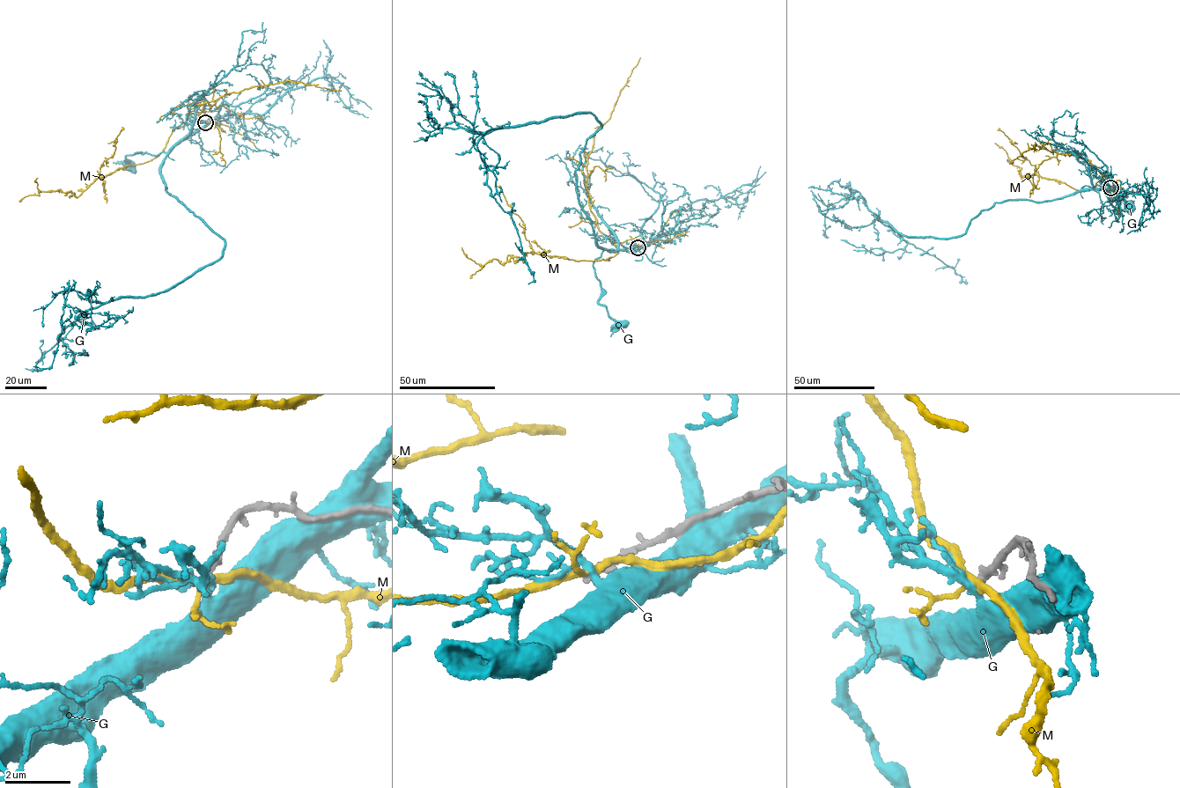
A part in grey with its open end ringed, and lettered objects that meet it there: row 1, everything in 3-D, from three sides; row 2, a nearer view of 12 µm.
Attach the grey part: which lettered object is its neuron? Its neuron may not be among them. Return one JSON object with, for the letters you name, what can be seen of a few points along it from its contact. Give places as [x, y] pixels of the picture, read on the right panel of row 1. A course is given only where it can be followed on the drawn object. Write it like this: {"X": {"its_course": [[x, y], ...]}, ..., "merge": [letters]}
{"merge": []}

